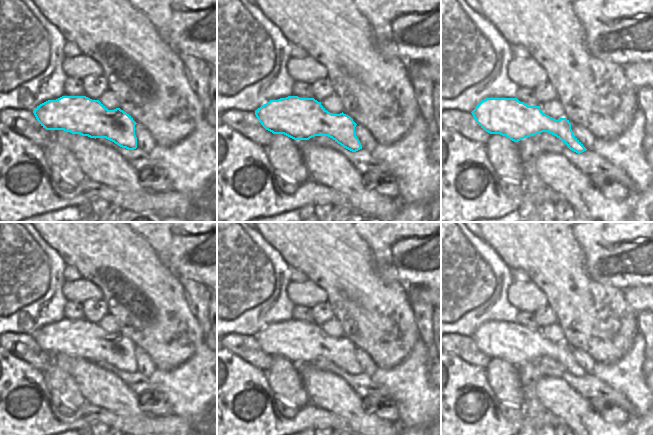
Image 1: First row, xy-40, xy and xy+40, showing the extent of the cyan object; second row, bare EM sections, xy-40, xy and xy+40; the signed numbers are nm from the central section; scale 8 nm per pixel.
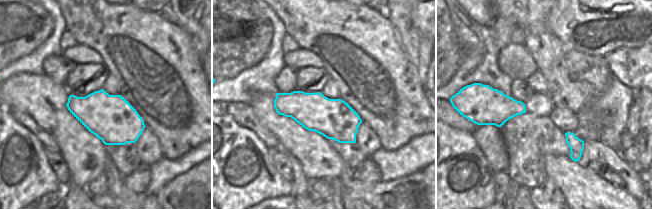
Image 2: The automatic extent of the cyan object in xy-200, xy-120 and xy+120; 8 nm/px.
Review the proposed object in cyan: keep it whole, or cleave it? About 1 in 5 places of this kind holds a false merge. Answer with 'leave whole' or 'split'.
leave whole

